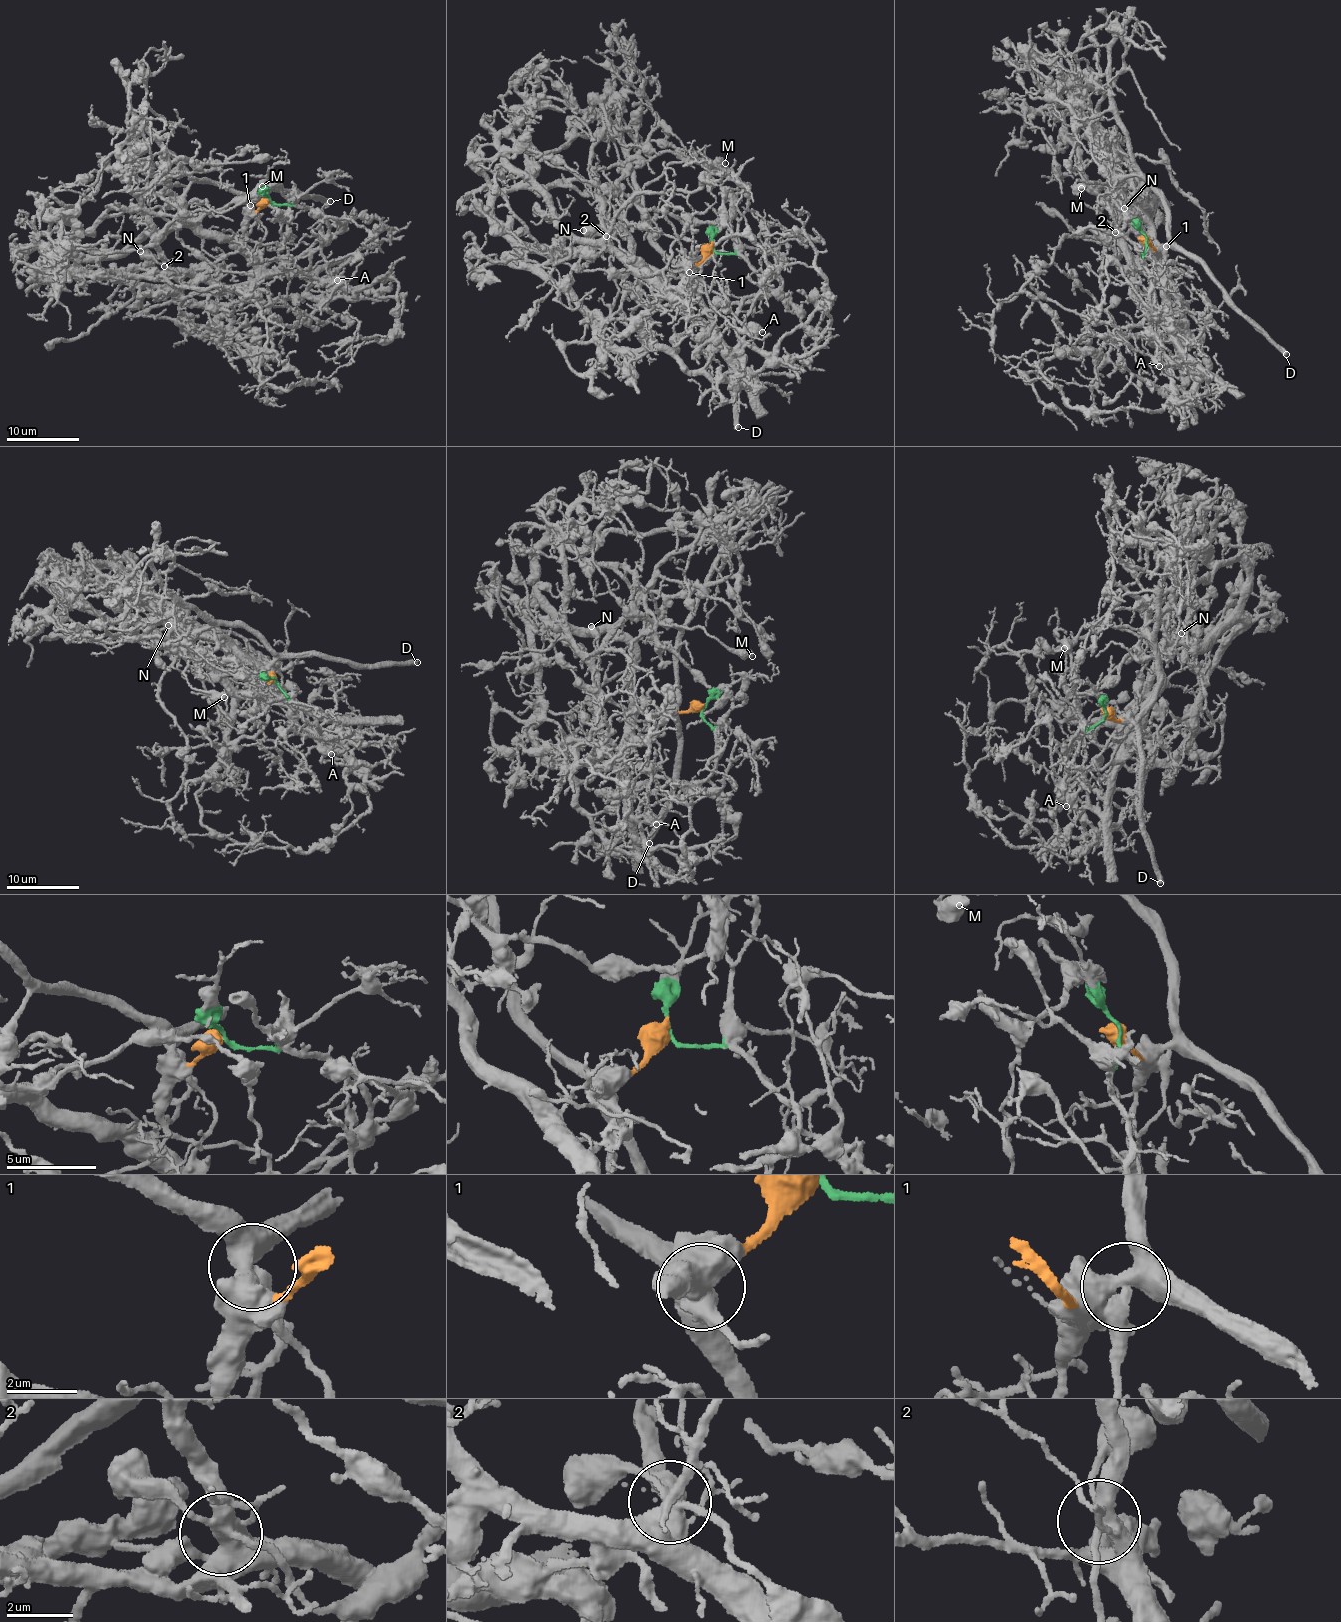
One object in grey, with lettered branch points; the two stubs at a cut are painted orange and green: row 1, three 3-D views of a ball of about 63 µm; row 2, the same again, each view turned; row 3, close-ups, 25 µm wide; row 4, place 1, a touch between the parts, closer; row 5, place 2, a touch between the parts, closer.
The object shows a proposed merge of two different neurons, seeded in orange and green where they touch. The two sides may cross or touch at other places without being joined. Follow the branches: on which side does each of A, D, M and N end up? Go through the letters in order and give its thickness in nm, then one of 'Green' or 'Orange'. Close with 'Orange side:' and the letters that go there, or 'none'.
A: Thickness 600 nm. Orange
D: Thickness 480 nm. Orange
M: Thickness 650 nm. Orange
N: Thickness 800 nm. Orange
Orange side: A, D, M, N

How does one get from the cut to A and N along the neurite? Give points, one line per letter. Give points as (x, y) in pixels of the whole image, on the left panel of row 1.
A: (268, 200), (248, 221), (245, 234), (258, 243), (283, 246), (286, 257), (303, 272), (337, 279)
N: (268, 200), (248, 221), (245, 243), (192, 281), (184, 282), (139, 250)

